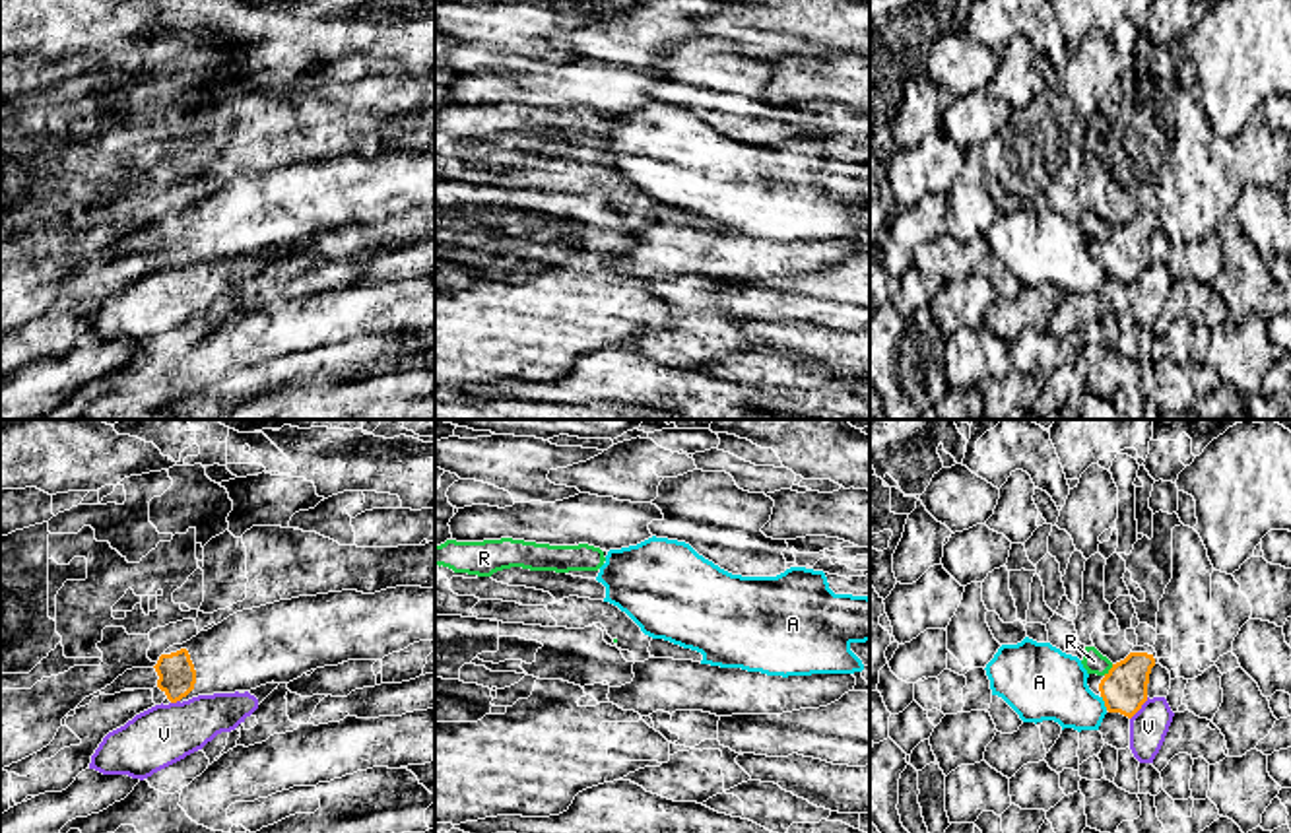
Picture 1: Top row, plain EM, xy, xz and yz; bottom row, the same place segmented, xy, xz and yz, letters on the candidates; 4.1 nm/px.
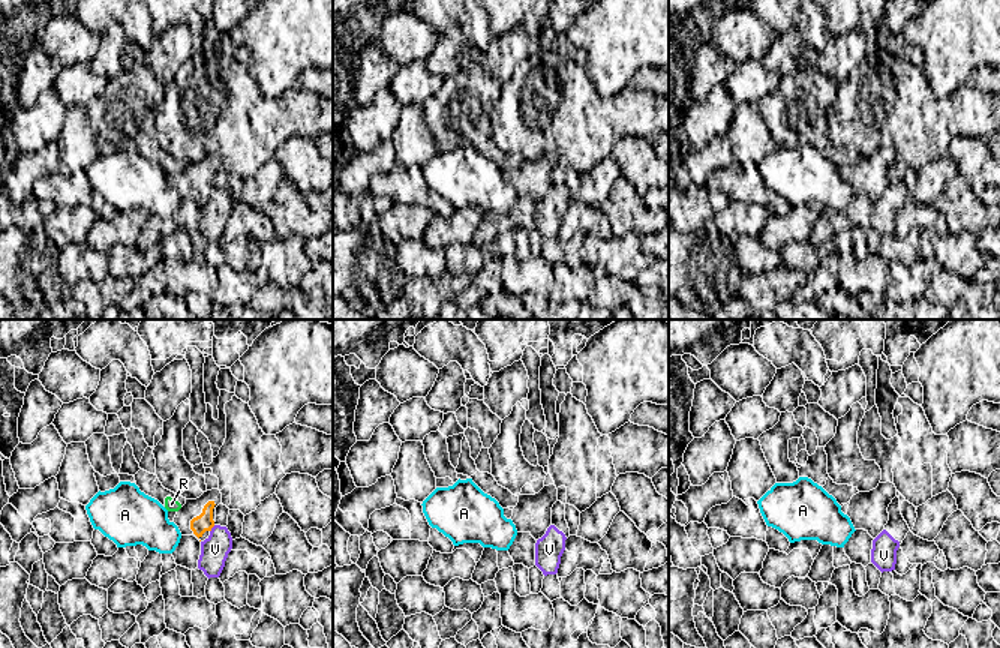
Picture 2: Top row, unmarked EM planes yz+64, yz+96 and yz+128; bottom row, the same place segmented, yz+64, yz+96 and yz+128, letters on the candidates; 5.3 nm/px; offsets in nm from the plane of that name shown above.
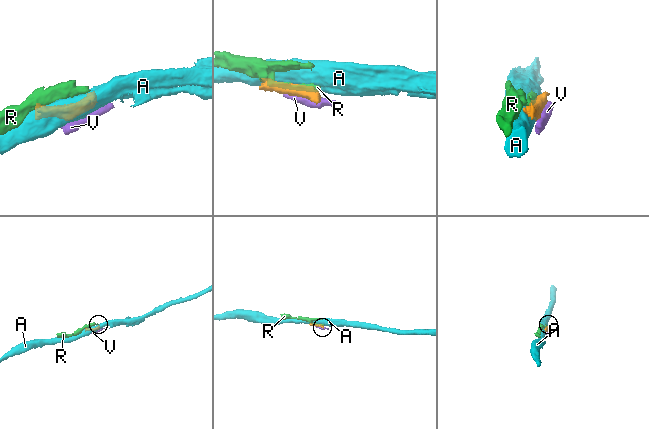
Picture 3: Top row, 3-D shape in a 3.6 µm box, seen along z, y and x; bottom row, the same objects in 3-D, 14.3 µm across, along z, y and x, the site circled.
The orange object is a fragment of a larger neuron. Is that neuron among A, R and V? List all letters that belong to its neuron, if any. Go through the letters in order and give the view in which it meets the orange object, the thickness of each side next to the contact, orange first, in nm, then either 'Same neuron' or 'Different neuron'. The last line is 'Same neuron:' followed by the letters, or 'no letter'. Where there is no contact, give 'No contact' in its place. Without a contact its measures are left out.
A: Touches orange in yz. Thickness 190 nm (orange) against 300 nm. Different neuron
R: Touches orange in yz. Thickness 190 nm (orange) against 90 nm. Different neuron
V: Touches orange in yz. Thickness 190 nm (orange) against 160 nm. Different neuron
Same neuron: no letter

